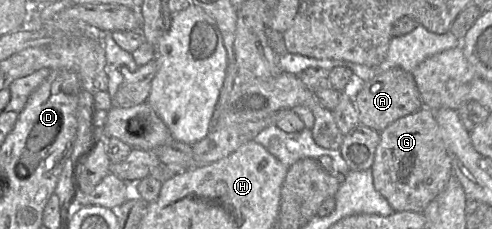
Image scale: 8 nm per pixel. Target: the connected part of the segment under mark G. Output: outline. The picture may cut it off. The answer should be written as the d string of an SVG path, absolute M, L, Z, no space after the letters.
M421 107L382 130L371 171L374 188L394 211L423 213L453 176L435 112L430 108Z

